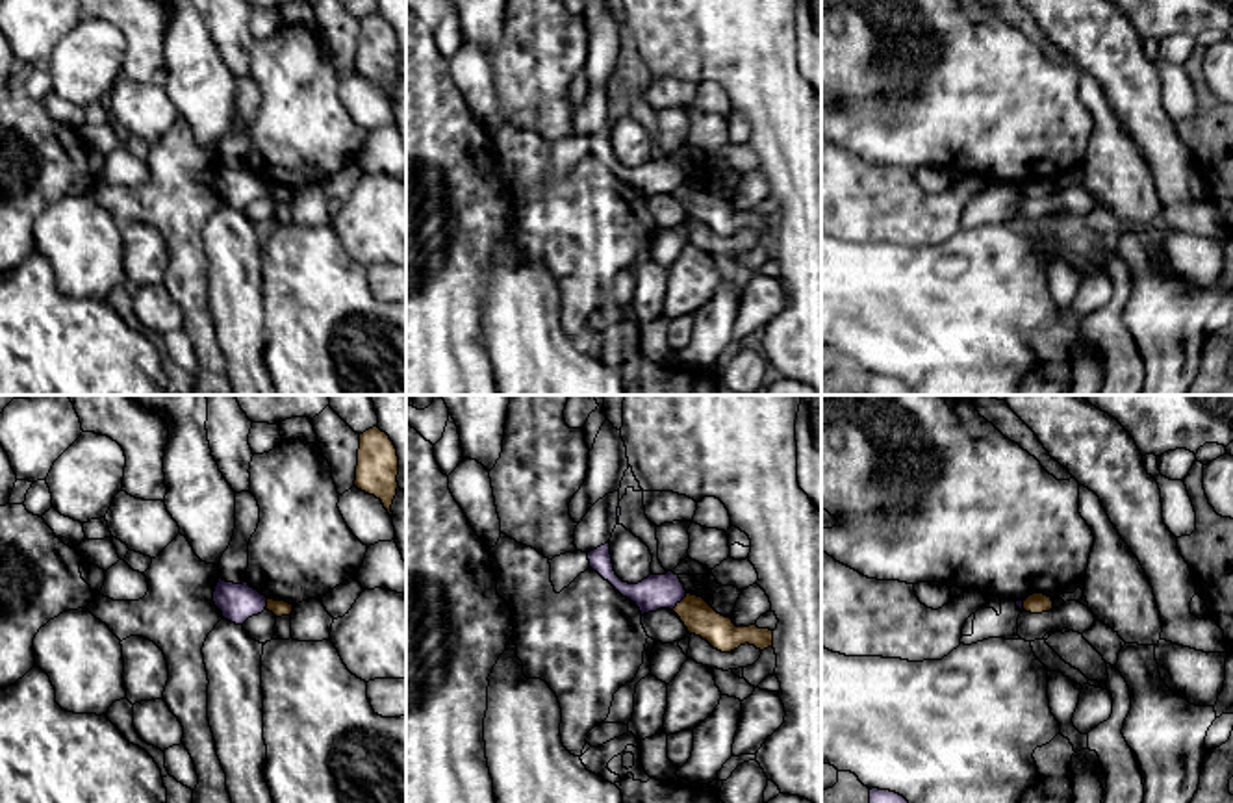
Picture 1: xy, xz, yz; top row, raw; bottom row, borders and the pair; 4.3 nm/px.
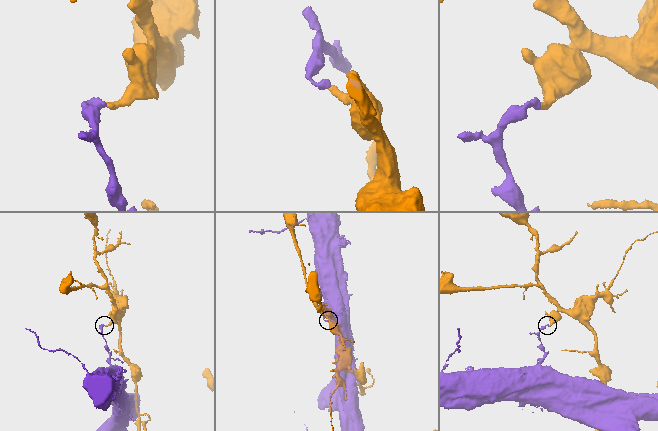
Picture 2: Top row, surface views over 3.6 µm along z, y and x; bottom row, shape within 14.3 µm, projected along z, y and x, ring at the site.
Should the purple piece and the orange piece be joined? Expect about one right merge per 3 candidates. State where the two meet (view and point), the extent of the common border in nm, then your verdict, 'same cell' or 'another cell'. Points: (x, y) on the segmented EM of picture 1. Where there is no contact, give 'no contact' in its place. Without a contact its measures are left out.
xz (679, 601) | 100 nm | another cell

